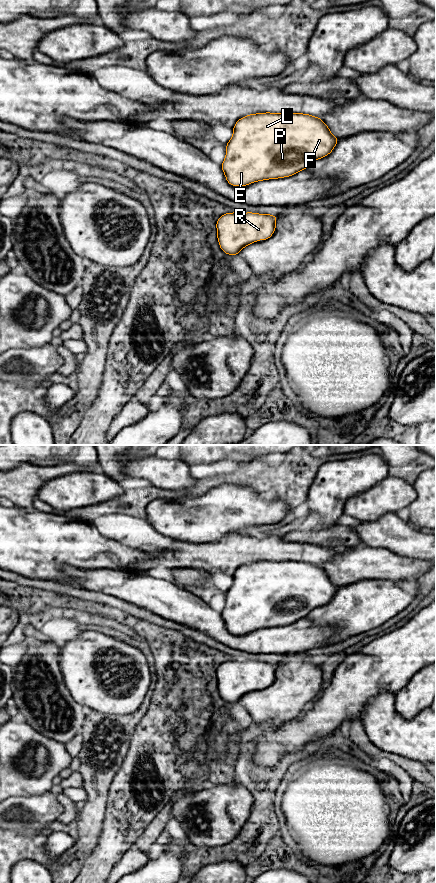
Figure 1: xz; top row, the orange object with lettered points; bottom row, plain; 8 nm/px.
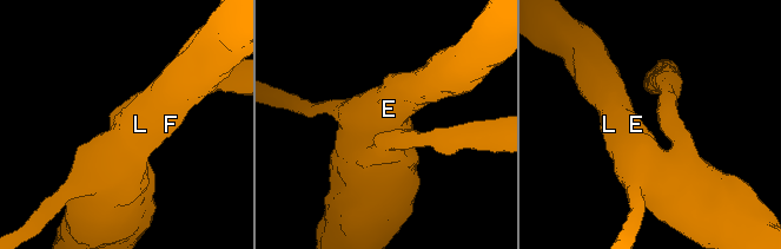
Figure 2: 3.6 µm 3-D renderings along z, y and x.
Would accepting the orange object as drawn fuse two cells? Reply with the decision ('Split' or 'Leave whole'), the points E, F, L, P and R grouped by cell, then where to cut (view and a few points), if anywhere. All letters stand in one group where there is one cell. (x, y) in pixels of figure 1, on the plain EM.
Leave whole. Groups: E F L P R. No split

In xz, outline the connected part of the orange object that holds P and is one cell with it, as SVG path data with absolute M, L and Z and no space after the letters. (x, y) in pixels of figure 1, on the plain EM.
M256 561L240 566L233 575L233 584L226 592L226 604L221 612L227 630L232 634L247 634L253 630L290 625L315 608L330 602L338 590L329 575L319 565L303 561Z

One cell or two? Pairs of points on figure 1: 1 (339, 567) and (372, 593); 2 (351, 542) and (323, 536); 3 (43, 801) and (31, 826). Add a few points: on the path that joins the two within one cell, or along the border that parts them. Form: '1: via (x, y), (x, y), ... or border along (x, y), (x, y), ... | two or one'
1: border along (380, 578), (362, 579), (339, 587) | two
2: via (344, 539), (342, 537), (330, 537) | one
3: via (41, 807), (31, 817), (31, 820) | one

